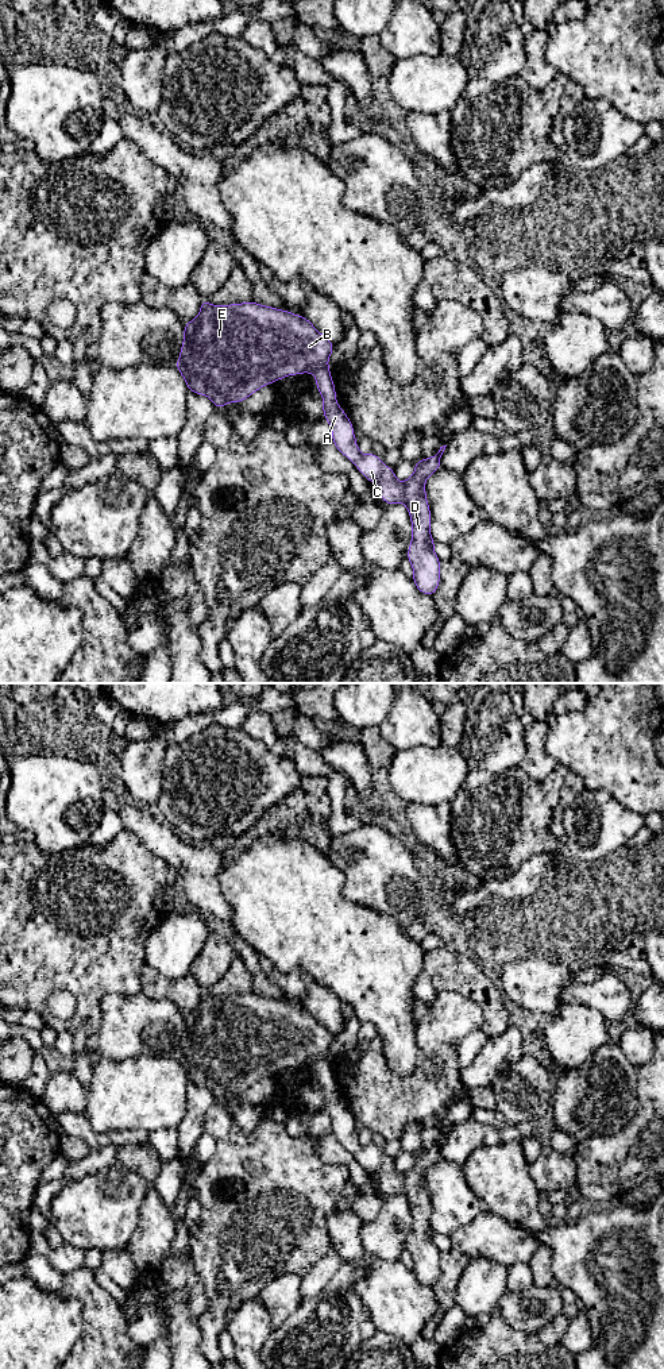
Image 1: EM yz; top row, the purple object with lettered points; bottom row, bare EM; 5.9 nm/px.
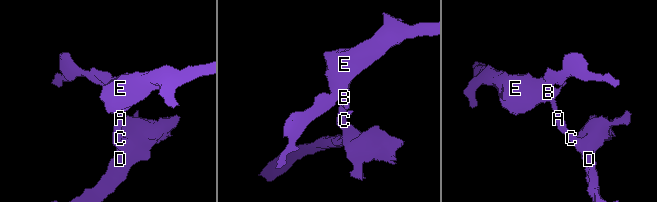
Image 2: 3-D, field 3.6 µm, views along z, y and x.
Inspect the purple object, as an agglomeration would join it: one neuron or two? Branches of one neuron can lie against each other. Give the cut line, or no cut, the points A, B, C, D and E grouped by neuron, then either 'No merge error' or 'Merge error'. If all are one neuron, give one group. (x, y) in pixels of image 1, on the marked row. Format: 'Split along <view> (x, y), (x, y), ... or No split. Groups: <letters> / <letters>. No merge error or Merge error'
Split along yz (327, 365), (313, 373). Groups: A C D / B E. Merge error

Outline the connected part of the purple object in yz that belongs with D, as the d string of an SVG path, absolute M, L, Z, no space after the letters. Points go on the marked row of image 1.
M320 367L314 373L316 383L323 397L323 414L332 431L332 443L348 458L367 479L378 485L381 500L387 505L404 502L412 521L412 541L406 554L413 567L413 582L420 593L435 595L440 583L441 560L435 554L431 535L431 508L426 500L425 482L441 467L440 458L447 446L426 459L414 462L414 473L405 482L398 482L394 468L387 467L382 458L372 452L362 455L355 440L354 425L344 409L337 405L336 389L331 369Z

